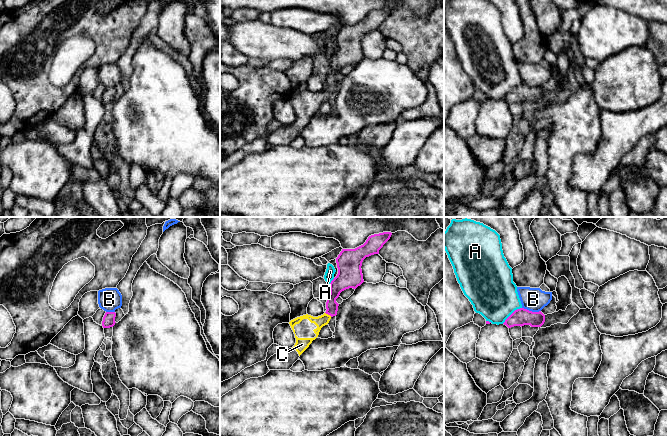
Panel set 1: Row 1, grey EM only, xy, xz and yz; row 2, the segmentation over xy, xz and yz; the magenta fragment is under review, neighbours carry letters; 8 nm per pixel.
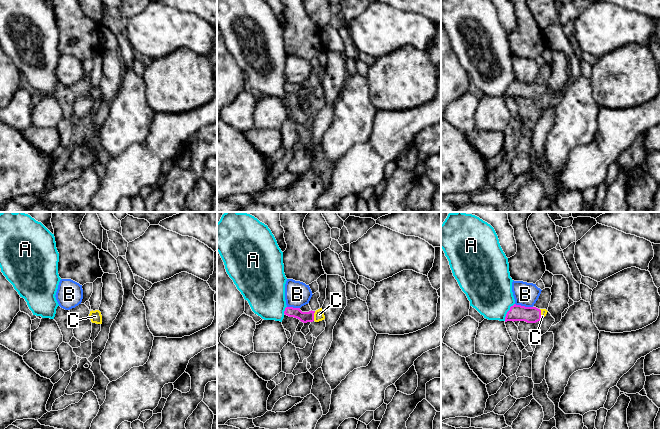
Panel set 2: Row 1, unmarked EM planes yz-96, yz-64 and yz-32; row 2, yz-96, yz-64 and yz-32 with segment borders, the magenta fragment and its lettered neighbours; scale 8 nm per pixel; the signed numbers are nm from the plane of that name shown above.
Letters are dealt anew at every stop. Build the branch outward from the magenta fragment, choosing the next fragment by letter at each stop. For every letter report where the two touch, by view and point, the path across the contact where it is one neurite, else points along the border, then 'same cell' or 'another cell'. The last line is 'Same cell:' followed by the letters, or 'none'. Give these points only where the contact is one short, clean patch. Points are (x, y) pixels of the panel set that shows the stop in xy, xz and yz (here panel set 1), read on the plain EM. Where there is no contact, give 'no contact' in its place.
A: contact yz (511, 90); border yz (521, 83), (517, 84), (502, 99); another cell
B: contact yz (531, 87); border yz (522, 83), (532, 87), (540, 87); another cell
C: contact xz (328, 90); way xz (337, 61), (328, 90), (320, 97); same cell
Same cell: C

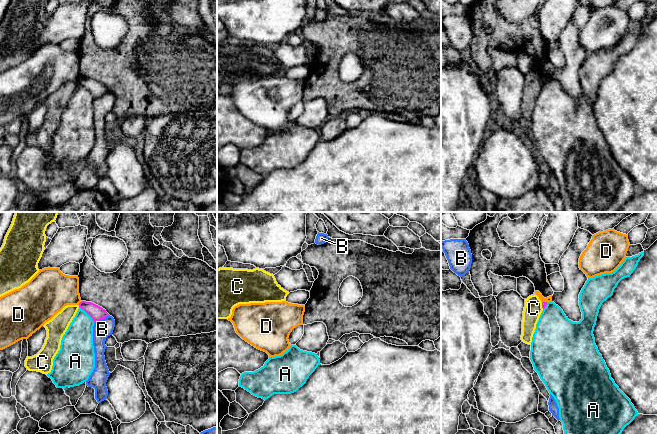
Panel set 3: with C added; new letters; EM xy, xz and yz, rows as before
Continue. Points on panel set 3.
A: contact xy (87, 89); border xy (79, 82), (94, 98); another cell
B: contact xy (101, 95); border xy (109, 91), (94, 99); another cell
C: contact yz (542, 81); border yz (541, 78), (543, 84); another cell
D: contact xy (79, 79); border xy (81, 77), (78, 80); another cell
Same cell: none

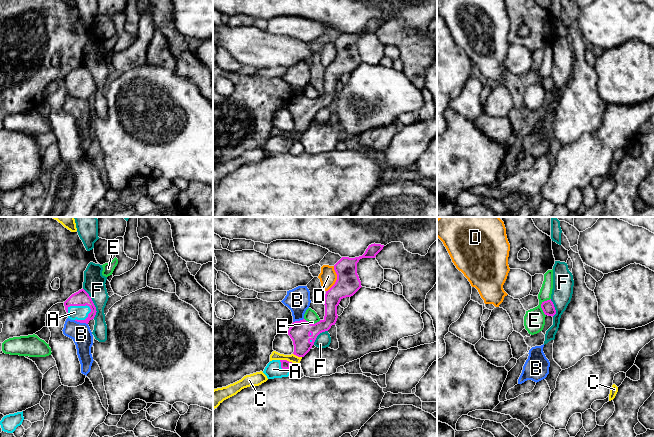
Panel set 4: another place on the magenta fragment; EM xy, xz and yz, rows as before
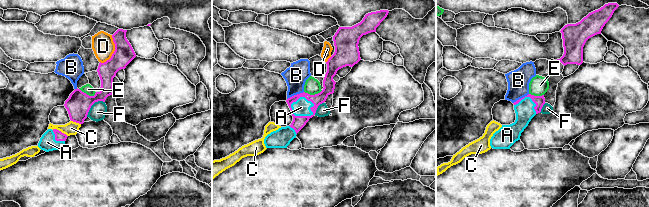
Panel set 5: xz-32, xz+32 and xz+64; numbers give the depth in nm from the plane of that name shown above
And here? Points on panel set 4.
A: contact xy (80, 81); same cell
B: contact xy (81, 98); border xy (74, 96), (87, 100); another cell
C: contact xz (286, 136); border xz (280, 135), (292, 138); another cell
D: contact xz (337, 55); border xz (334, 42), (336, 57), (326, 67); another cell
E: contact yz (541, 81); border yz (550, 74), (541, 80), (541, 85), (545, 91); another cell
F: contact xy (93, 79); border xy (83, 64), (95, 83), (96, 90), (94, 94); another cell
Same cell: A

